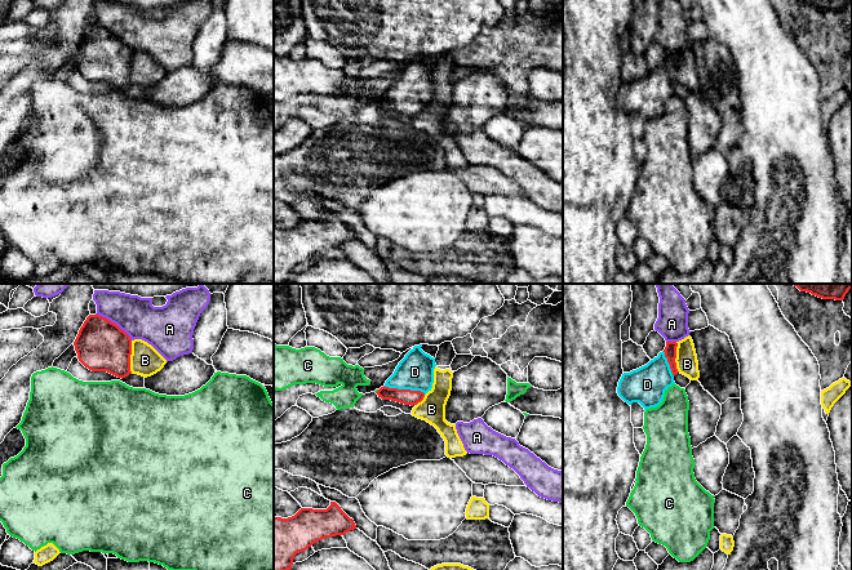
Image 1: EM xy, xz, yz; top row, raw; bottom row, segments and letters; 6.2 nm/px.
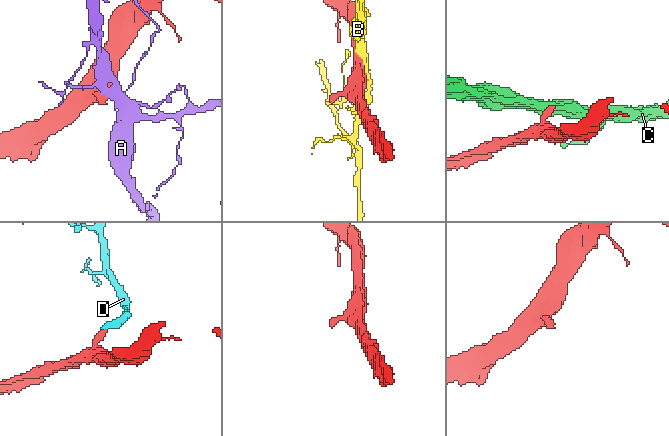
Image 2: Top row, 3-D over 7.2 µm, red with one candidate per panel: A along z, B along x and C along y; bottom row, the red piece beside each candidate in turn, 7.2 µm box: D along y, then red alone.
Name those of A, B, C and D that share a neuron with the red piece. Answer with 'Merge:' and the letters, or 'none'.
Merge: D

